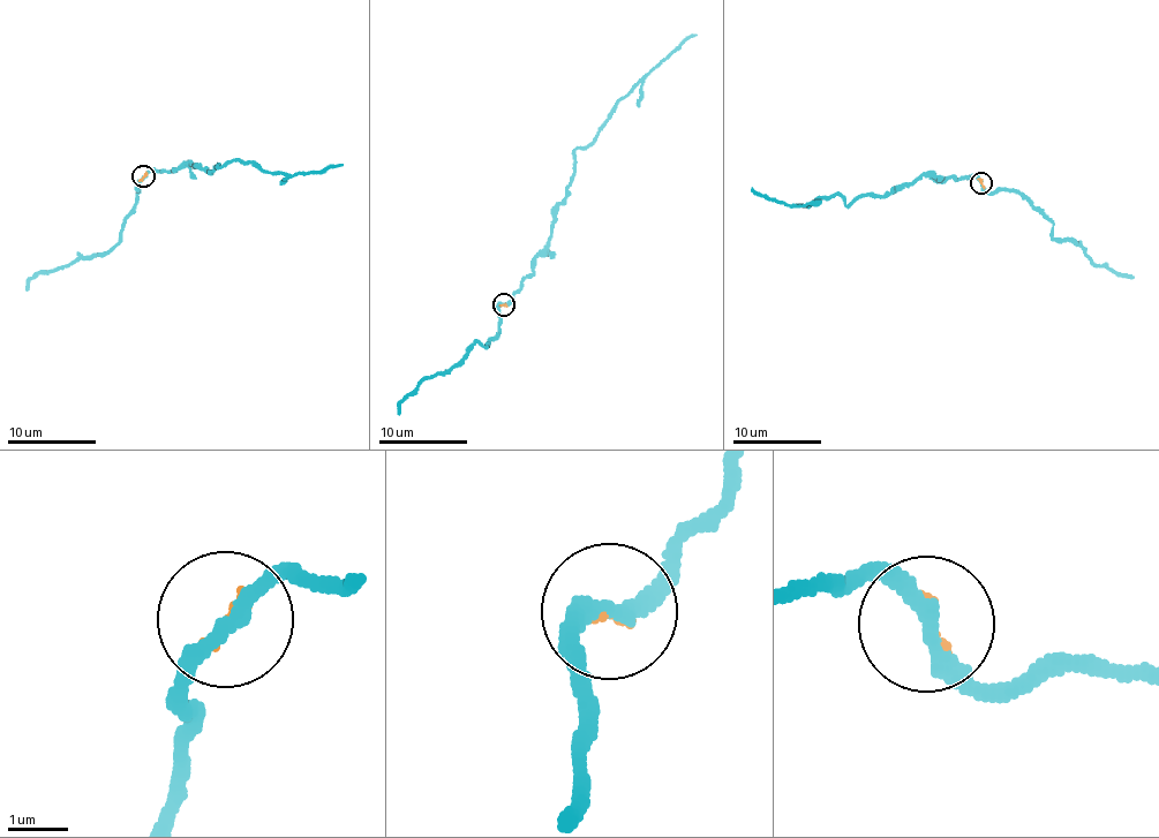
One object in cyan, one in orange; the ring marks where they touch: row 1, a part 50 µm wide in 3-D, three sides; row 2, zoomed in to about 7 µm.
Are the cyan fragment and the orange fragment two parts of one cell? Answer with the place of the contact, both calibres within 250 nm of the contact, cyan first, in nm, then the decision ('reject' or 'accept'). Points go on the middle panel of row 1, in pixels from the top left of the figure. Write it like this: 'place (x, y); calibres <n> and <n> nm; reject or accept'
place (503, 304); calibres 280 and 120 nm; reject

